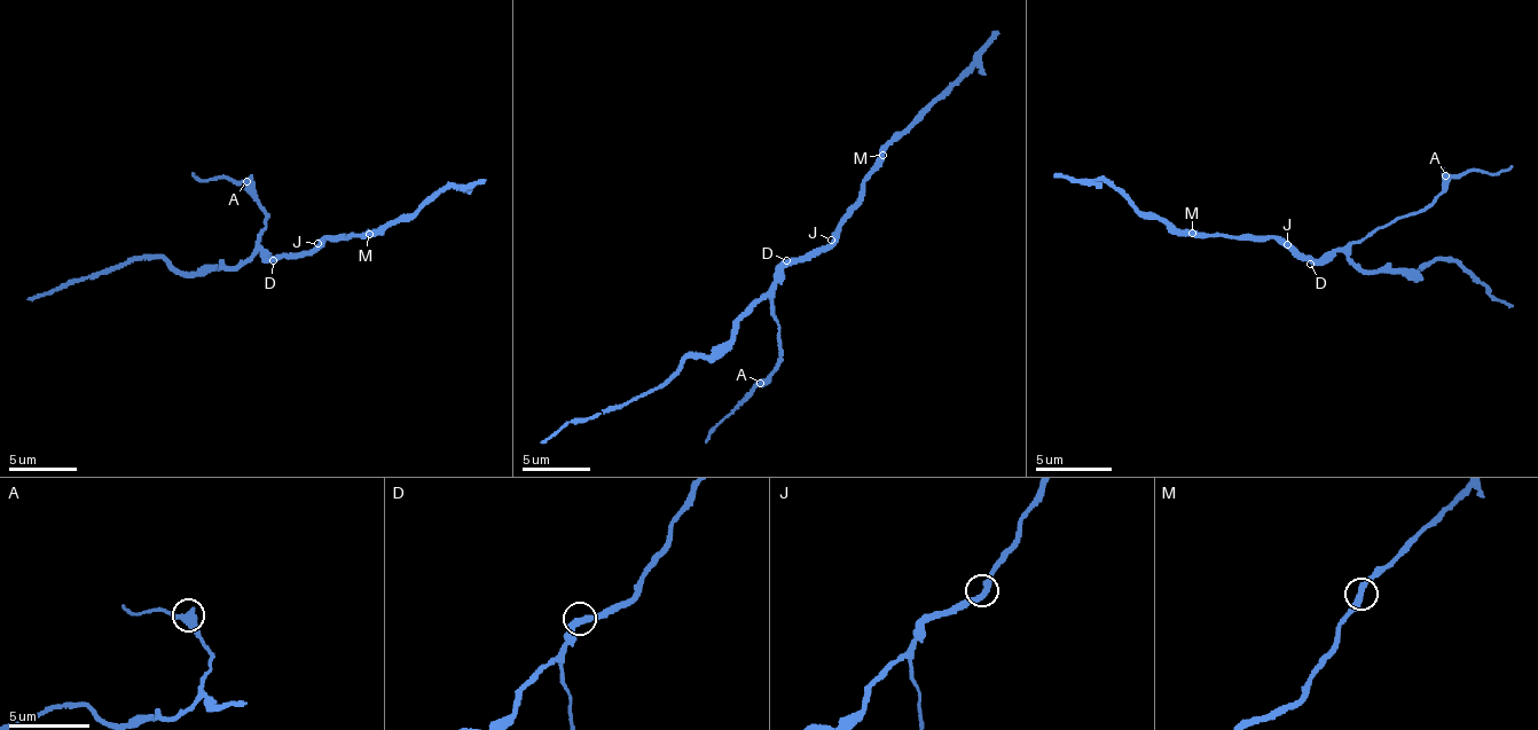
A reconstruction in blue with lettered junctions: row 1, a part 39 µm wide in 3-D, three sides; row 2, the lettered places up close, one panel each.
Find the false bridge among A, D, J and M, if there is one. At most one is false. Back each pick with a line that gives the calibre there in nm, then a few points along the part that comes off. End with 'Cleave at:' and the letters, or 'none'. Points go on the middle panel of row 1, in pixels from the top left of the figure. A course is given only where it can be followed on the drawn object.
A: 420 nm thick; foreign part runs (760, 383), (705, 441)
Cleave at: A

